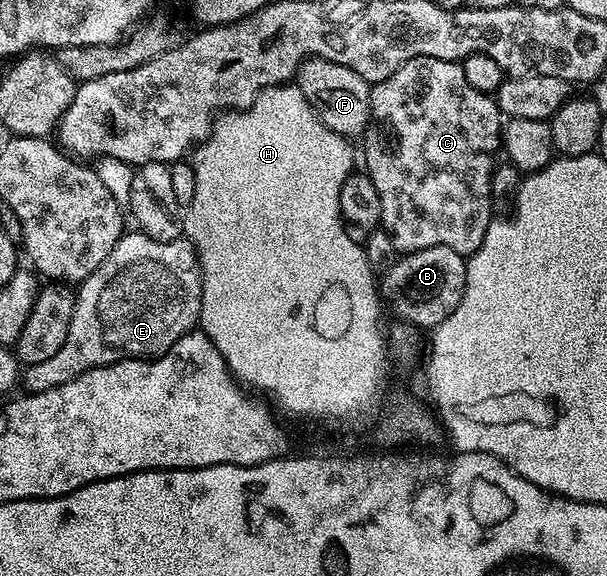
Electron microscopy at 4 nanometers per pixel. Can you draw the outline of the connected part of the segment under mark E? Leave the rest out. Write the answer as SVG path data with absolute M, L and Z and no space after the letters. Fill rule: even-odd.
M141 231L133 232L125 232L106 263L102 263L94 275L79 282L75 290L76 306L70 319L70 331L66 331L66 343L62 343L58 355L46 359L46 363L29 365L23 370L22 385L28 393L50 391L62 383L70 383L87 369L119 361L158 358L168 353L182 335L197 328L202 307L202 279L195 249L184 239L158 242Z

